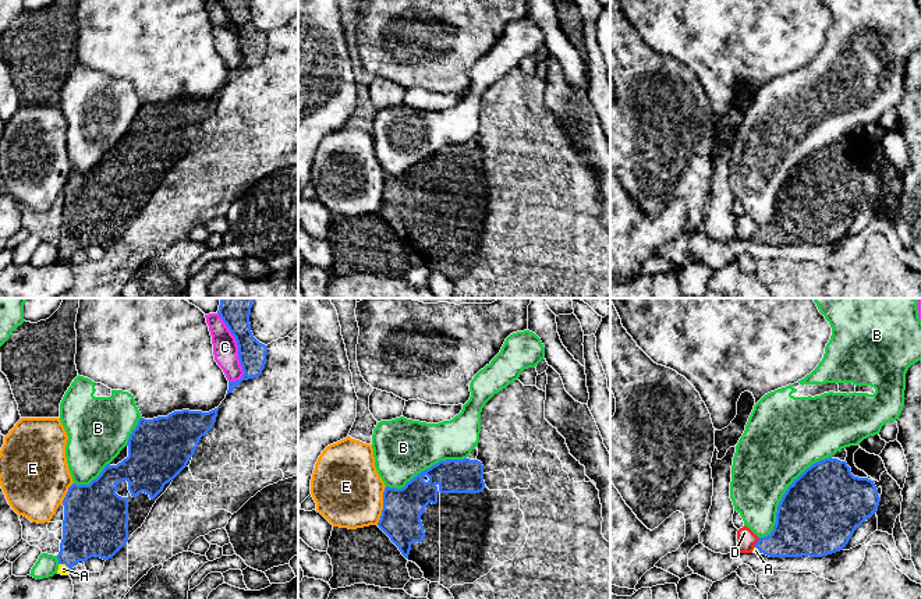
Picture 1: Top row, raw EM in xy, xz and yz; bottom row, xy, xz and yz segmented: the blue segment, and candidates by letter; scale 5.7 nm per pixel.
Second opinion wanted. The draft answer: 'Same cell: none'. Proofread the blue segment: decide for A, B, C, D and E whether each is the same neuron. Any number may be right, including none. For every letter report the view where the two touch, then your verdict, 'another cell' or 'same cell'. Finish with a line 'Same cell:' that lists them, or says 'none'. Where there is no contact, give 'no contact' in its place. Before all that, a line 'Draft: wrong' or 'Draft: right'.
Draft: wrong
A: contact in xy; same cell
B: contact in yz; another cell
C: contact in xy; another cell
D: contact in yz; another cell
E: contact in xz; another cell
Same cell: A

